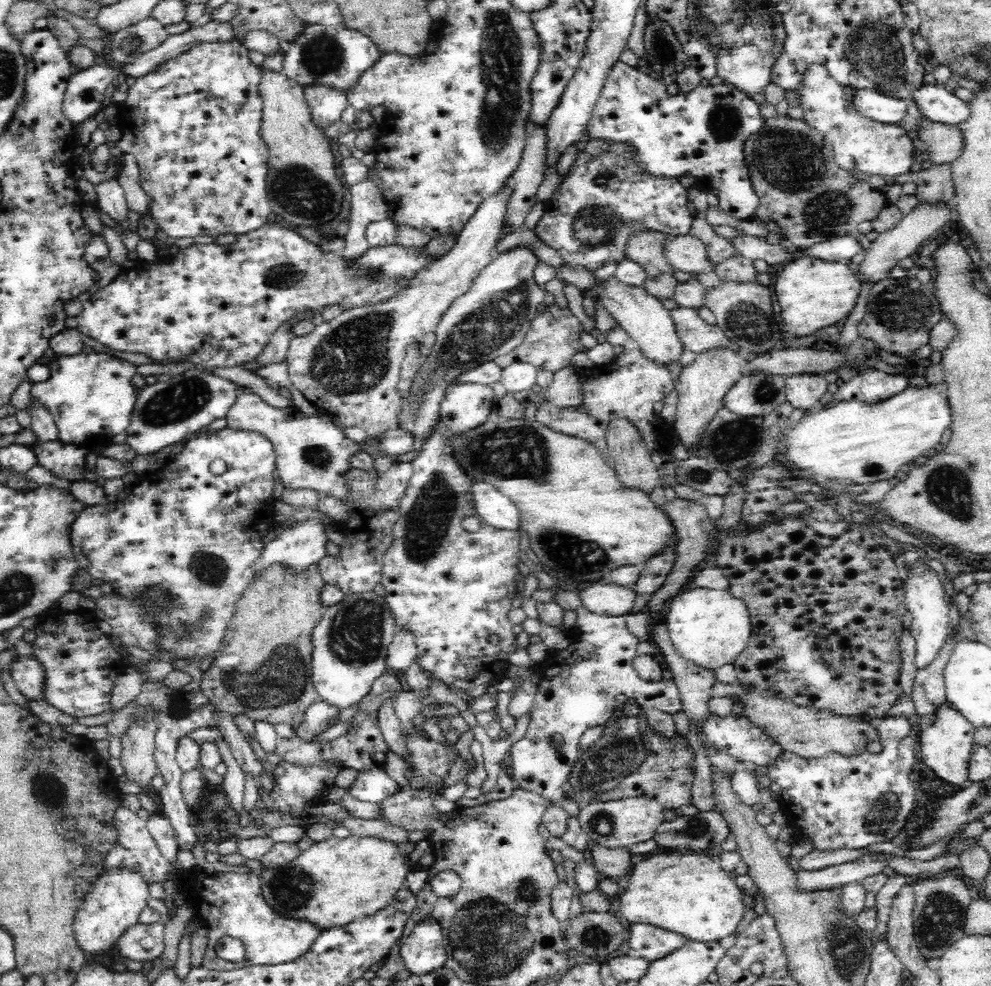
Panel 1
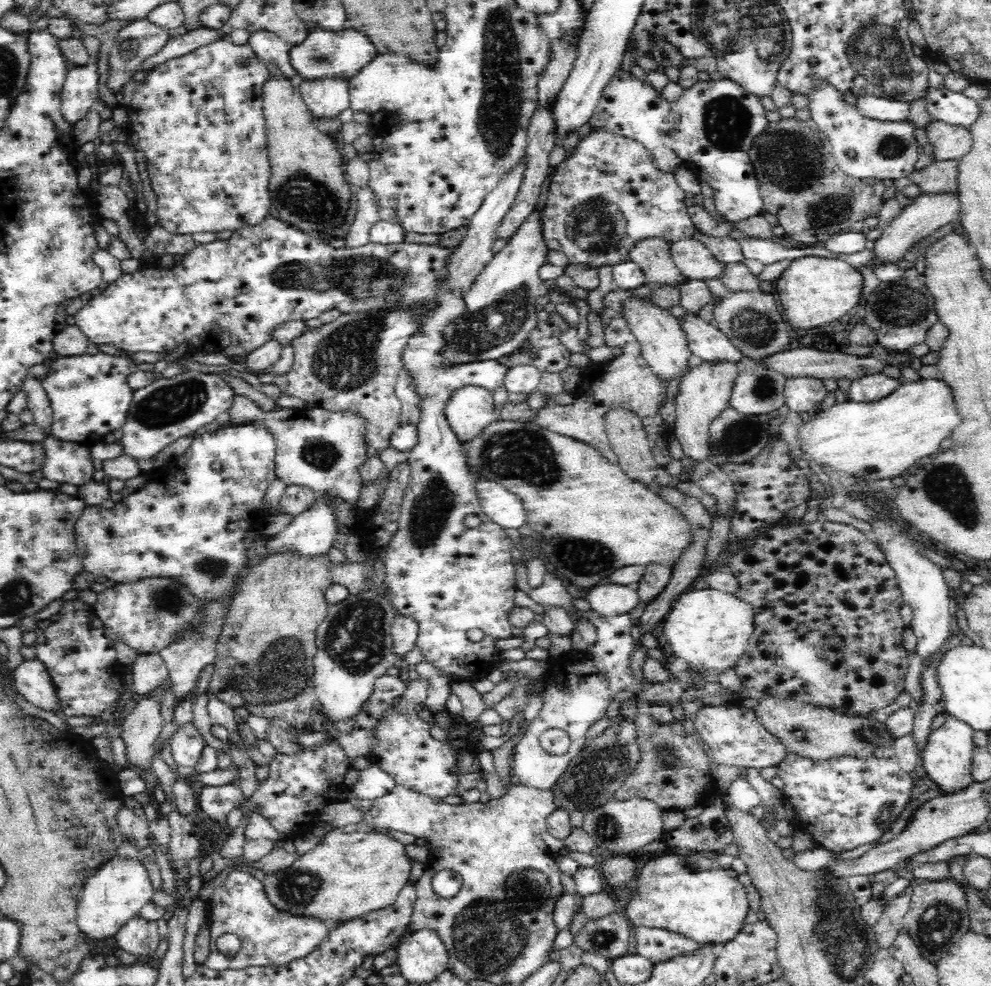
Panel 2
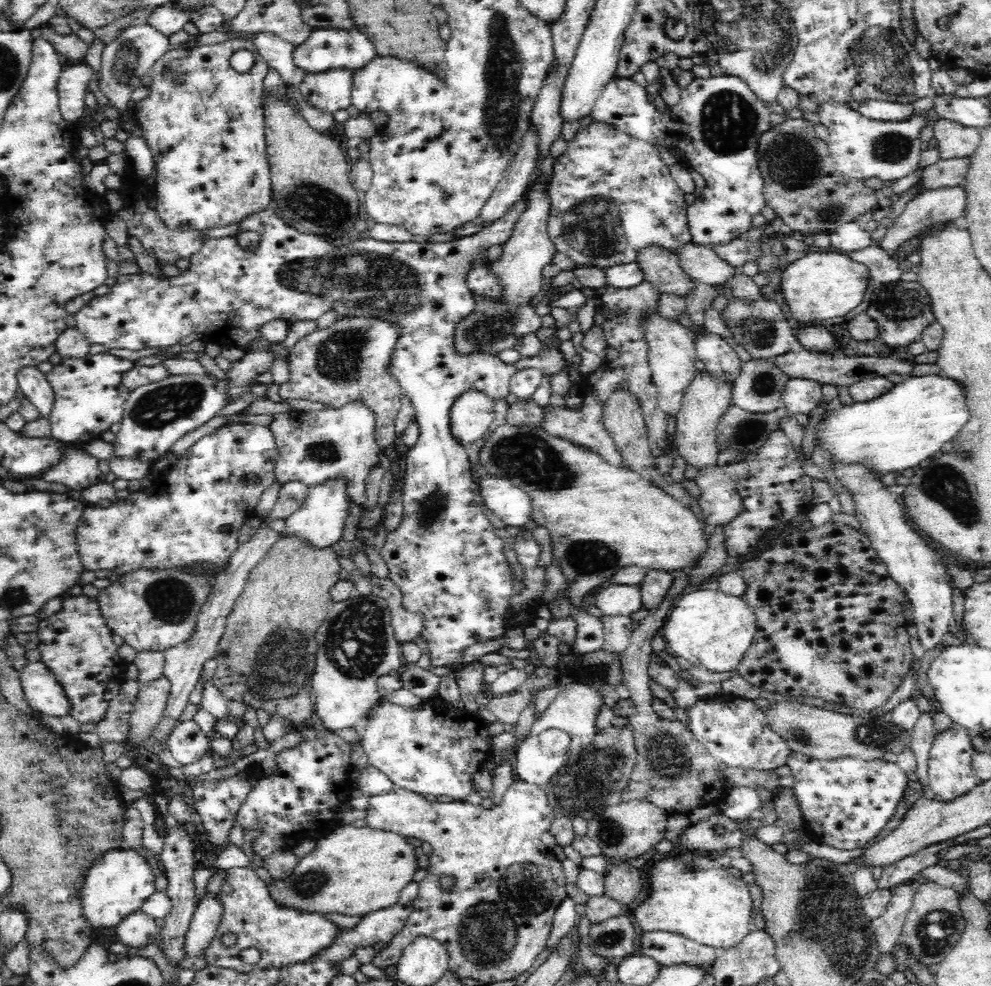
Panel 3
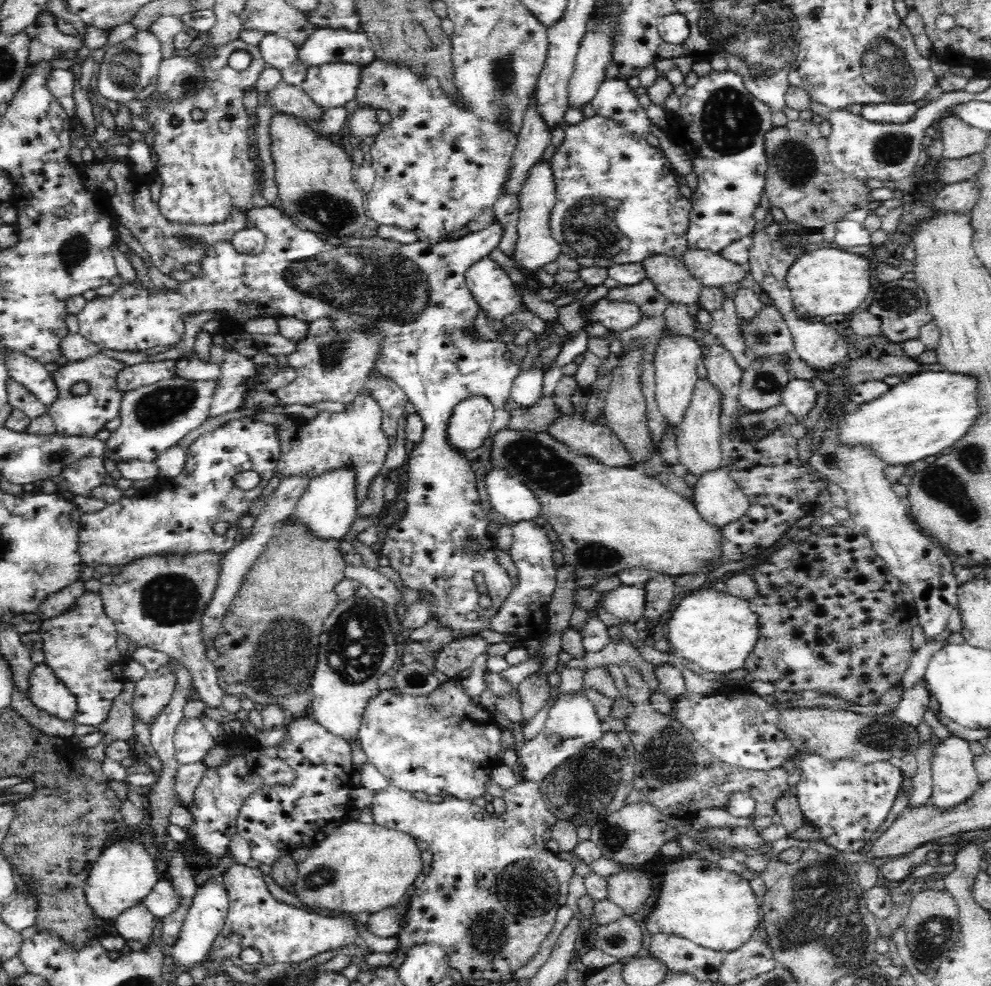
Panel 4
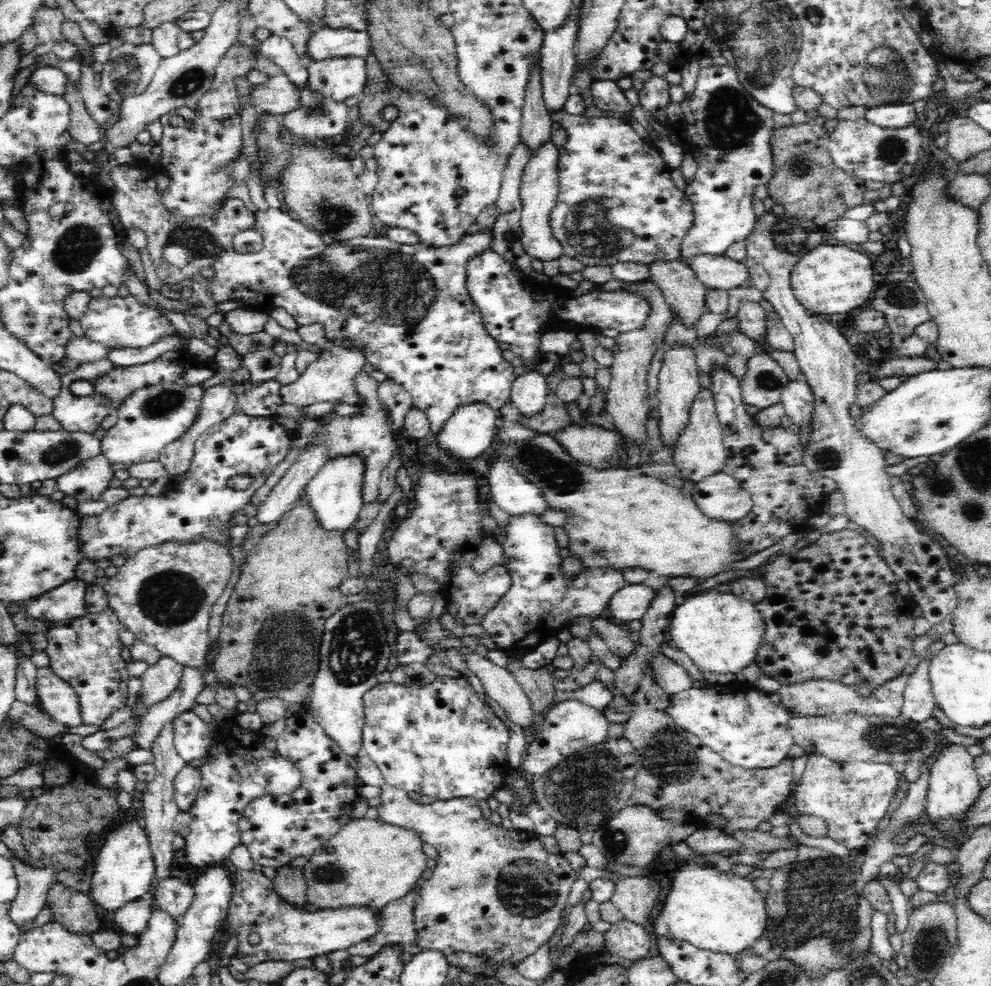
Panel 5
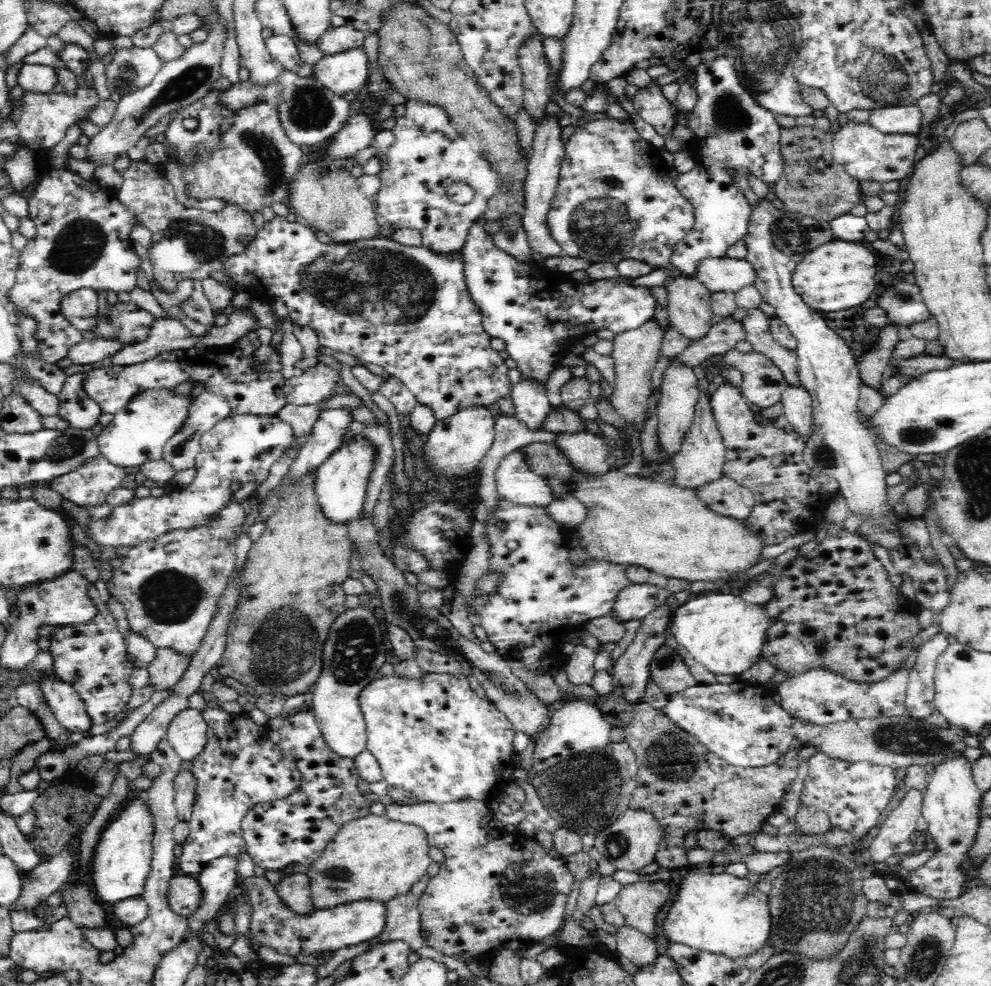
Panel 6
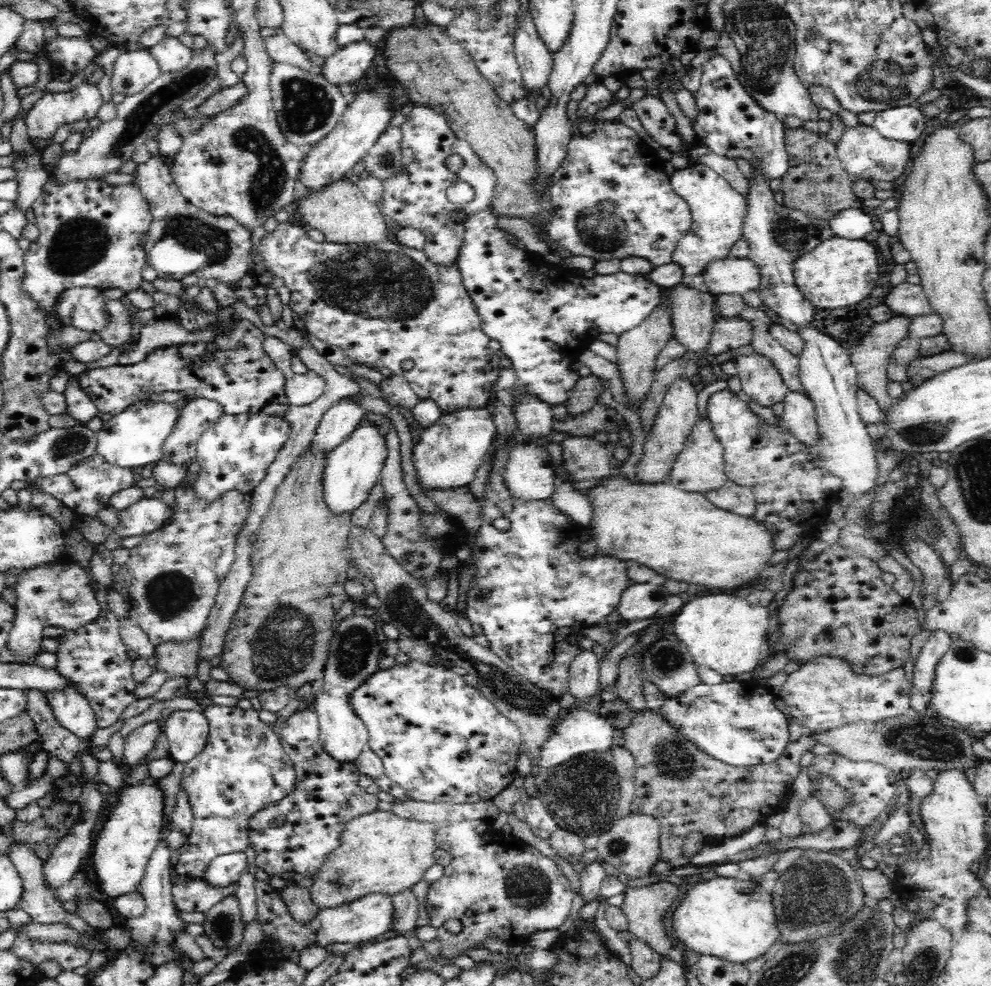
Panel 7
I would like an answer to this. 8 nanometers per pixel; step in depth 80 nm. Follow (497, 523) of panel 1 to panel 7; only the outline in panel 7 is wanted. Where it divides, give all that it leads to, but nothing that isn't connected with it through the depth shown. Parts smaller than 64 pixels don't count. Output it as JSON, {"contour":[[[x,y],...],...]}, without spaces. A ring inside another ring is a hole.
{"contour":[[[541,442],[517,445],[505,468],[504,484],[515,499],[526,502],[553,496],[557,474],[551,463],[551,455]]]}

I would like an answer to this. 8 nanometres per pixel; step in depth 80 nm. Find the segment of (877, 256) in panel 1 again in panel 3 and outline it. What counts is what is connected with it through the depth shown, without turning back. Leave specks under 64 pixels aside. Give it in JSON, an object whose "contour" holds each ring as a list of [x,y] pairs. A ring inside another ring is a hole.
{"contour":[[[963,185],[938,190],[924,188],[923,191],[907,202],[904,211],[895,218],[893,225],[887,228],[886,236],[878,245],[891,256],[905,241],[917,236],[922,237],[924,230],[946,224],[954,218],[958,218],[958,216],[964,216],[964,212],[966,212],[966,189]]]}

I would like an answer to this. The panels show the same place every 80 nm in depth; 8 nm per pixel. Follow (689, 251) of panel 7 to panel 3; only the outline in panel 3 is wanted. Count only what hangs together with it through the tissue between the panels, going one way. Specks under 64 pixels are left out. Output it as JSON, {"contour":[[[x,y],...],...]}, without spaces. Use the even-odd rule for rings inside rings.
{"contour":[[[720,75],[709,78],[695,78],[687,88],[682,89],[679,104],[672,108],[674,120],[662,120],[662,114],[656,114],[654,104],[646,102],[646,90],[631,77],[614,77],[602,90],[594,104],[591,116],[594,121],[608,123],[636,139],[652,145],[662,144],[676,156],[683,166],[690,165],[705,178],[706,186],[696,200],[696,206],[687,211],[692,242],[706,247],[716,247],[738,239],[741,234],[752,228],[752,216],[760,213],[766,199],[763,195],[764,182],[758,168],[758,140],[763,132],[770,130],[771,110],[760,101],[752,90],[736,76]]]}

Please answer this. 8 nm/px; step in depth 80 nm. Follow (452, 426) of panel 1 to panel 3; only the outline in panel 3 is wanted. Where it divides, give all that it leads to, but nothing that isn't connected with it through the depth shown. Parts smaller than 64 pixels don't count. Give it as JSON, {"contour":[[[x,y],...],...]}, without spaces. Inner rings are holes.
{"contour":[[[466,390],[450,406],[450,431],[462,447],[483,440],[494,420],[494,401],[479,390]]]}

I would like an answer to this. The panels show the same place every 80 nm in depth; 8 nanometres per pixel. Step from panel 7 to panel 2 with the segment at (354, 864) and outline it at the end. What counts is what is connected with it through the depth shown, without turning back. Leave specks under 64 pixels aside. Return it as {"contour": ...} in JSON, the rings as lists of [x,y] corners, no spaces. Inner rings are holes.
{"contour":[[[332,828],[320,838],[320,842],[312,850],[298,856],[290,868],[272,873],[266,873],[254,865],[234,868],[250,872],[258,878],[270,902],[278,911],[290,912],[294,916],[308,916],[311,919],[322,920],[327,925],[336,926],[365,917],[366,913],[376,912],[394,904],[402,887],[410,881],[412,859],[406,856],[404,845],[400,841],[380,831],[359,829],[346,833]]]}

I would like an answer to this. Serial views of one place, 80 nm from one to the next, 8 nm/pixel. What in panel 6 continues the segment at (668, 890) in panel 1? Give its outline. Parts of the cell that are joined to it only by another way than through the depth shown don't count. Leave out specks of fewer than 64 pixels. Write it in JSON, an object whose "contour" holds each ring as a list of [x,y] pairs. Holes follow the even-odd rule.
{"contour":[[[692,872],[684,878],[680,892],[662,924],[664,936],[670,941],[689,945],[701,952],[729,957],[731,960],[745,958],[758,952],[771,940],[771,913],[768,906],[768,895],[760,892],[756,883],[746,877],[739,878],[730,874],[708,874],[708,872]]]}

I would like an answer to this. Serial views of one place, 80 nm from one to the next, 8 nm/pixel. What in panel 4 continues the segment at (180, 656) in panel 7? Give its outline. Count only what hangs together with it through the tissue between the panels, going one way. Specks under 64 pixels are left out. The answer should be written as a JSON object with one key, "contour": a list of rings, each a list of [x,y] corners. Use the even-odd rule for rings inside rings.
{"contour":[[[164,663],[134,683],[133,712],[142,722],[153,722],[172,698],[176,675],[170,669],[170,663]]]}

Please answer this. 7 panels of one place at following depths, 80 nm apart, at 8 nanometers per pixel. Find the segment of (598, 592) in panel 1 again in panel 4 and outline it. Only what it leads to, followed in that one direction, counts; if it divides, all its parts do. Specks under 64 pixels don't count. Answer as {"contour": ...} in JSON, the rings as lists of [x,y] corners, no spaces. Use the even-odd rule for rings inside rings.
{"contour":[[[621,585],[604,593],[599,604],[610,614],[636,623],[638,618],[643,616],[646,606],[646,589],[638,585]]]}

